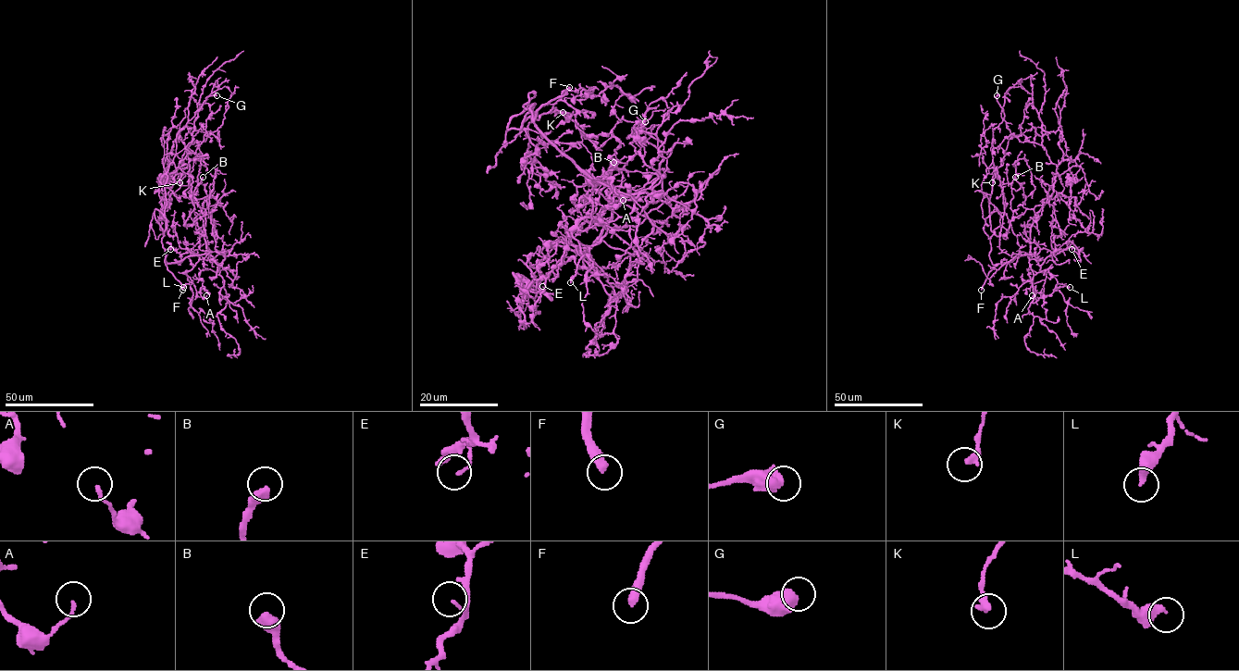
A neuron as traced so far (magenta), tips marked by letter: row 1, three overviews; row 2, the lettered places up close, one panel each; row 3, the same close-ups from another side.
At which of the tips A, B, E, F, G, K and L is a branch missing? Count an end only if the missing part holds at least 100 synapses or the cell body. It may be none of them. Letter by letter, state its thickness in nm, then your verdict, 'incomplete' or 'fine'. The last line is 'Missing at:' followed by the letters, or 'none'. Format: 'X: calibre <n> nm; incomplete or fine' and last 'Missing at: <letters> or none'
A: calibre 130 nm; fine
B: calibre 500 nm; fine
E: calibre 100 nm; fine
F: calibre 400 nm; incomplete
G: calibre 550 nm; fine
K: calibre 300 nm; fine
L: calibre 360 nm; fine
Missing at: F

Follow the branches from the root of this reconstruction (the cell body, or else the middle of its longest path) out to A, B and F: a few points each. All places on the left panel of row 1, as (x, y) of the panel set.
A: (191, 256), (210, 254), (218, 264), (218, 274), (210, 269), (200, 272), (200, 294), (206, 295)
B: (191, 256), (202, 254), (206, 251), (203, 233), (205, 209), (191, 199), (203, 177)
F: (191, 256), (167, 265), (182, 290)

